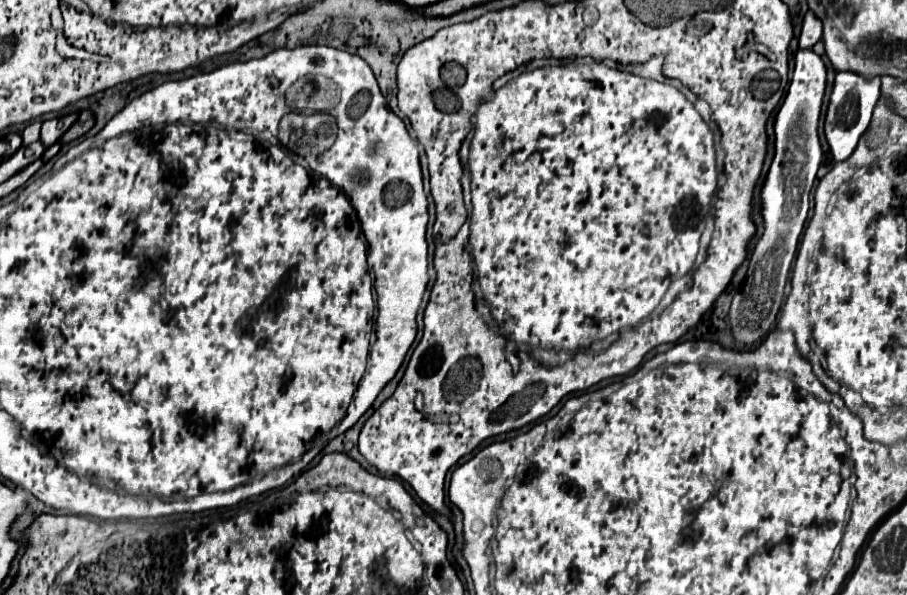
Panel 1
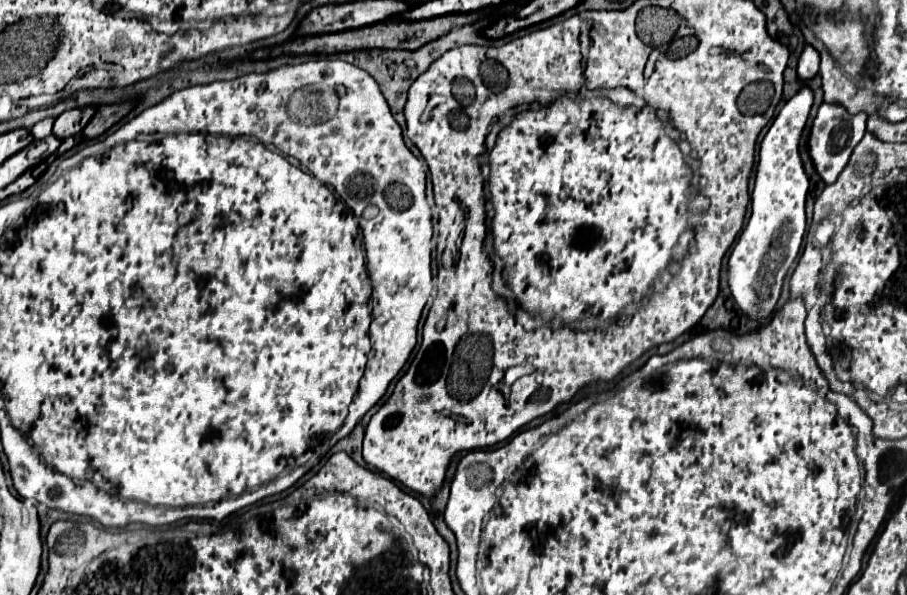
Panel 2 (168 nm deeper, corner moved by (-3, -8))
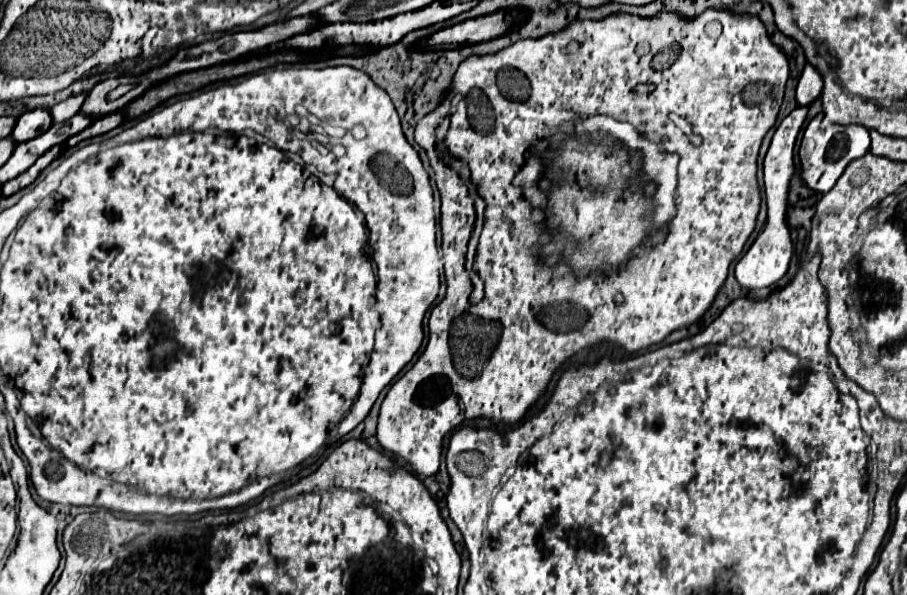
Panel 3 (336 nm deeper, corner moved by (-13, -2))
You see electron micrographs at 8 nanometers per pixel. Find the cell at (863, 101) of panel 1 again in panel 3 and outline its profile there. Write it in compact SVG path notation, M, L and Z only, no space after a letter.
M817 114L805 134L803 134L803 142L799 148L799 158L801 158L801 176L803 182L817 192L829 192L837 178L843 174L843 170L847 168L847 164L855 158L861 158L867 150L869 150L871 138L869 138L869 130L861 124L849 124L849 126L839 126L839 124L831 124L825 130L821 130L821 114Z

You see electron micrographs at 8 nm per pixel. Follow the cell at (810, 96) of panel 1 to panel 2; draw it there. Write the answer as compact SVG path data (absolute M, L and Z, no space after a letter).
M803 86L773 120L759 148L753 188L753 214L727 262L727 282L739 308L757 320L769 318L781 294L783 278L797 258L805 234L805 196L809 178L799 158L799 138L809 118L813 92Z

